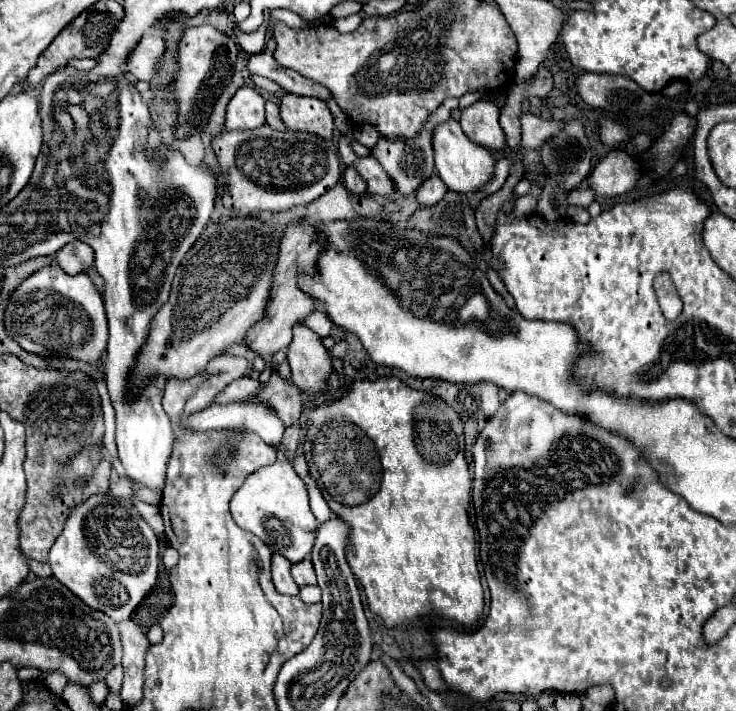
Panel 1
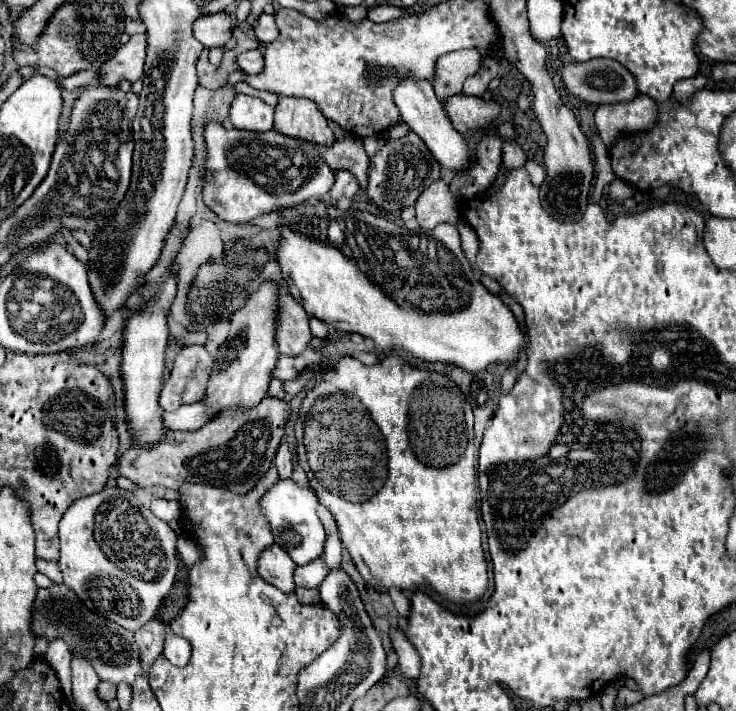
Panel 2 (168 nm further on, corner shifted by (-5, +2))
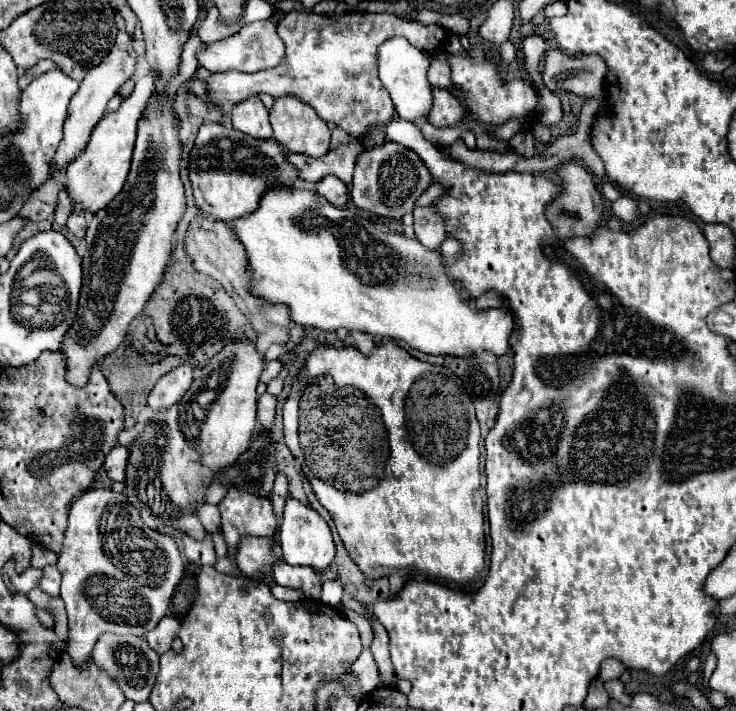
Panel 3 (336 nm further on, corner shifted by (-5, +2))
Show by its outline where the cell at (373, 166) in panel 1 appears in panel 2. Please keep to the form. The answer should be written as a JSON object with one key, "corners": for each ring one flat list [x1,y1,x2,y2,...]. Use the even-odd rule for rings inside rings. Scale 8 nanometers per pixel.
{"corners":[[346,137,344,141,336,141,330,147,320,147,322,157,334,171,348,169,358,177,358,183,362,189,368,187,368,171,370,171,370,157,366,155,362,147,362,139,358,137]]}

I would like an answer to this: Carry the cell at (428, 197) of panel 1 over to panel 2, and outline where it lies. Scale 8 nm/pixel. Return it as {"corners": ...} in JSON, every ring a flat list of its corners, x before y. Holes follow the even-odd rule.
{"corners":[[438,179,416,201,416,219,422,229,436,227,440,223,456,223,458,221,458,201,450,195,448,185]]}

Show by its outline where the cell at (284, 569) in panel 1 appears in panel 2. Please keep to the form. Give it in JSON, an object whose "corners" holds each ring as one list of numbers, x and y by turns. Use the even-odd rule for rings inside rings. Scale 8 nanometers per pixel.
{"corners":[[276,543,272,547,268,547,258,559,258,573,268,583,272,583,274,587,278,587,284,593,292,593,296,589,294,569,296,569,296,565,292,563,292,557]]}

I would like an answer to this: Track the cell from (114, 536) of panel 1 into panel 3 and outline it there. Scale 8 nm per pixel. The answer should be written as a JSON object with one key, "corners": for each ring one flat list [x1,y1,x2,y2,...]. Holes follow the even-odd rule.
{"corners":[[90,489,72,503,68,513,66,537,56,565,62,573,60,597,66,603,70,627,66,651,74,659,74,663,78,663,78,667,86,665,96,639,106,631,136,637,144,637,148,631,152,631,166,615,172,593,184,571,176,541,158,531,150,531,150,527,142,523,138,509,134,509,134,505,130,505,122,493,114,493,112,489]]}

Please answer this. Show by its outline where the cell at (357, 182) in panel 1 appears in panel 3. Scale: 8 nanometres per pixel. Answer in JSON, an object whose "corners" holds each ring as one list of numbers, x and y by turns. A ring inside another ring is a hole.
{"corners":[[330,175,326,179,320,179,316,183,316,193,322,195,334,207,344,207,346,201,348,201,346,185,338,177,334,177,334,175]]}

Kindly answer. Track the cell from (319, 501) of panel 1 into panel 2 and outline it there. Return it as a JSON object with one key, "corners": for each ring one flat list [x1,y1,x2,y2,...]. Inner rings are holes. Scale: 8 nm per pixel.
{"corners":[[326,527,326,545,324,545,324,553,326,553,326,563,330,569,338,569,340,567,340,557,342,557,342,541,338,535,336,527]]}

